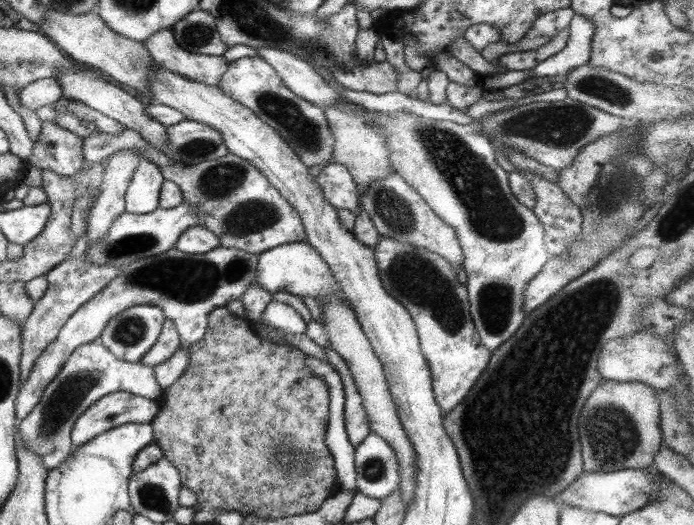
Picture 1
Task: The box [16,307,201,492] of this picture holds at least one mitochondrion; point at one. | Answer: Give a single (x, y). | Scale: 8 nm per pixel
(65, 397)

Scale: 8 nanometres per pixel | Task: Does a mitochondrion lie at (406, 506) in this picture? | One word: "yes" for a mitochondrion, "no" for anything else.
no

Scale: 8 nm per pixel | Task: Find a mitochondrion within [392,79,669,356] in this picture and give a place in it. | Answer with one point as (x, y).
(492, 214)

